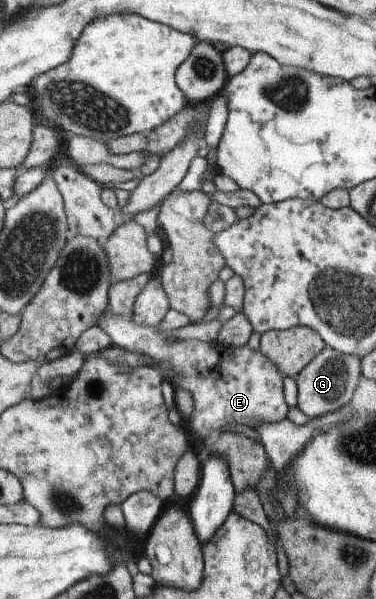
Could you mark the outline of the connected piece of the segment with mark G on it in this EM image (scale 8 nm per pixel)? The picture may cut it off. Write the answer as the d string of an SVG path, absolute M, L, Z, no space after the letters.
M326 346L294 379L297 385L297 405L300 415L317 418L348 404L360 375L360 358Z

